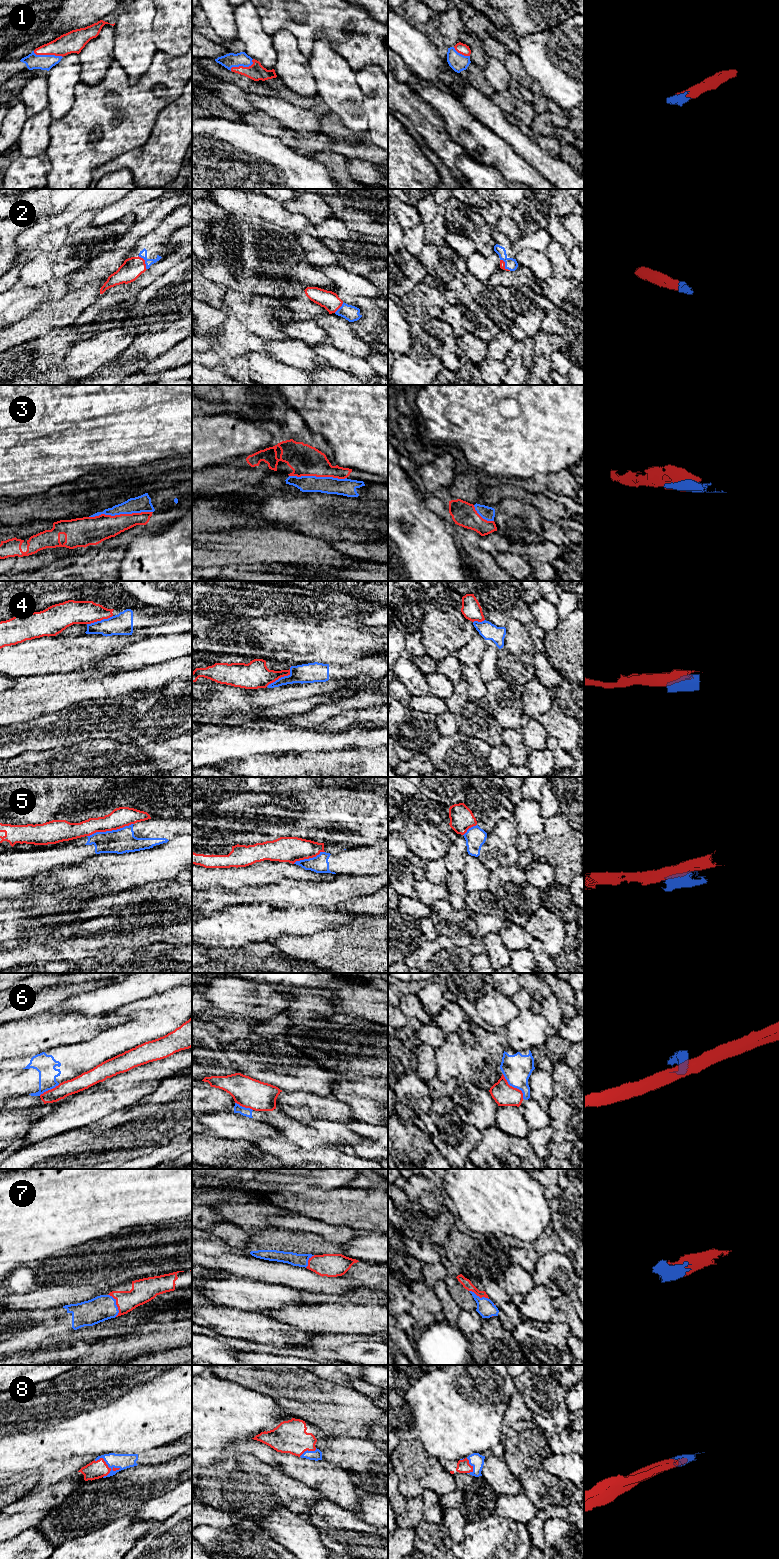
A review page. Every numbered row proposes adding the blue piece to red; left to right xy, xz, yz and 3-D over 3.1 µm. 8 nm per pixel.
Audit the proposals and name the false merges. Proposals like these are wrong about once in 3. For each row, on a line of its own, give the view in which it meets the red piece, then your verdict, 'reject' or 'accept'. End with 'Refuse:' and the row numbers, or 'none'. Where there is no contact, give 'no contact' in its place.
1: contact in xy; accept
2: contact in xy; accept
3: contact in xy; accept
4: contact in xz; reject
5: contact in xy; reject
6: contact in yz; reject
7: contact in xy; accept
8: contact in xy; accept
Refuse: 4, 5, 6

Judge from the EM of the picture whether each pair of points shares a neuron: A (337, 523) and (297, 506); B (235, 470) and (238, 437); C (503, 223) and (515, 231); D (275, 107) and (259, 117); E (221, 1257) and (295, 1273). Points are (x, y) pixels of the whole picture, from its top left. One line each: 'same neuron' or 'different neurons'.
A: same neuron
B: different neurons
C: same neuron
D: different neurons
E: same neuron

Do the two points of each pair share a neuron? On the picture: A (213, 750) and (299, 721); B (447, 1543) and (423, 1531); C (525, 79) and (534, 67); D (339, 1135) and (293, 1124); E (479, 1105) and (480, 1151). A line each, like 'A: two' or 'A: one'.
A: two
B: one
C: two
D: one
E: two

